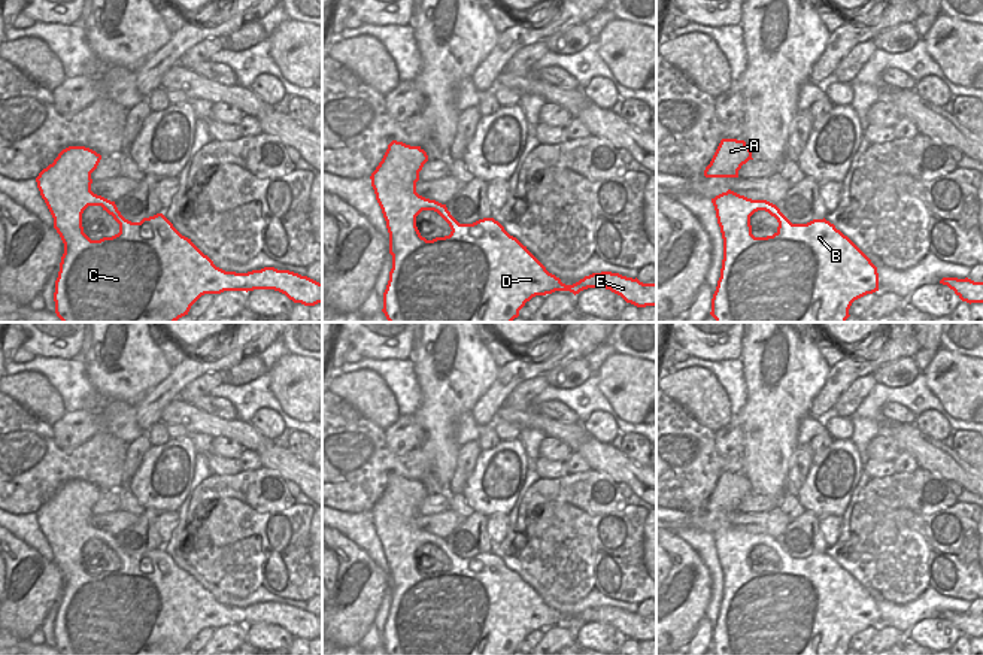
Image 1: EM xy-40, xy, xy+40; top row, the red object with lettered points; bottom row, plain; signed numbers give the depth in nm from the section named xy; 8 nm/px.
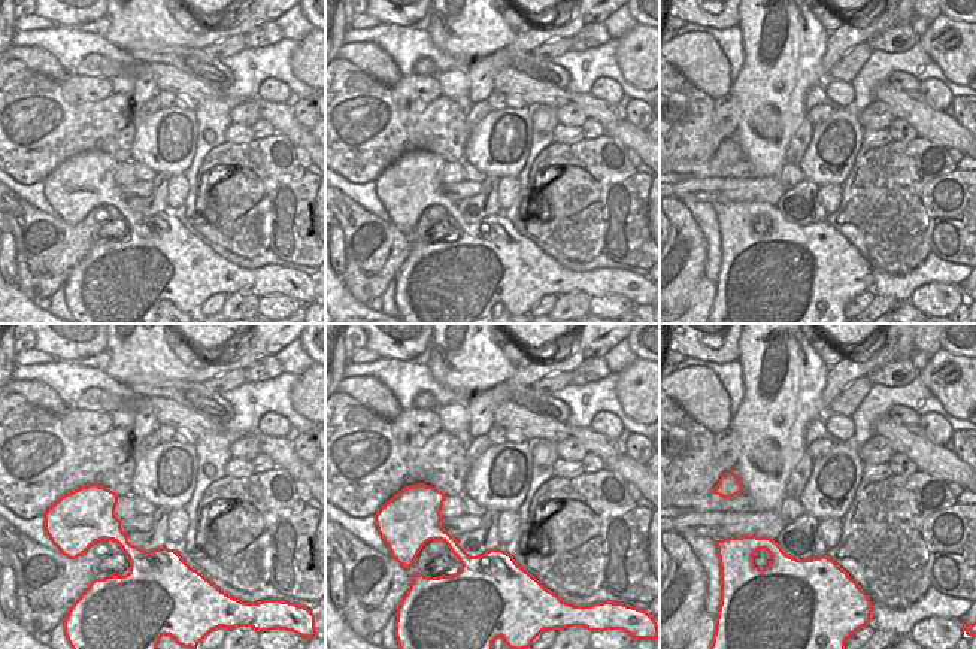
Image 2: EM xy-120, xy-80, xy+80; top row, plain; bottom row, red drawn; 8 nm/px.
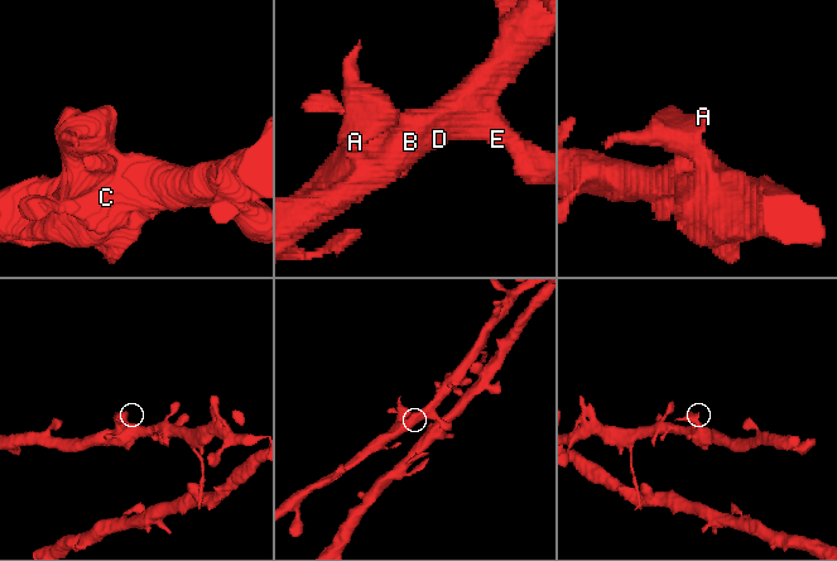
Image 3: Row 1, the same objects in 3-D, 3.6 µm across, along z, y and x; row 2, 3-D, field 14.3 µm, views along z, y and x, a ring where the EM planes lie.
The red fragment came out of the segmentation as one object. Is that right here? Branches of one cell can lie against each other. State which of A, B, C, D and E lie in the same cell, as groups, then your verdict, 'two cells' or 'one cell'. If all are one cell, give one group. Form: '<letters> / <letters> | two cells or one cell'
A B C D E | one cell

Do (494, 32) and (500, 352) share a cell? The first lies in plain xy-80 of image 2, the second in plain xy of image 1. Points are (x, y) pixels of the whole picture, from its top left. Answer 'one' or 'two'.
two

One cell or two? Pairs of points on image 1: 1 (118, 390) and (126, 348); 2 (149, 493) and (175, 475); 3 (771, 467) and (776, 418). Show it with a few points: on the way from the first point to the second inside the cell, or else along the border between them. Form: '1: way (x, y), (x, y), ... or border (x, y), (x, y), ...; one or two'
1: way (118, 379), (124, 369), (124, 358); one
2: way (155, 487), (169, 475); one
3: way (771, 455), (771, 430); one

